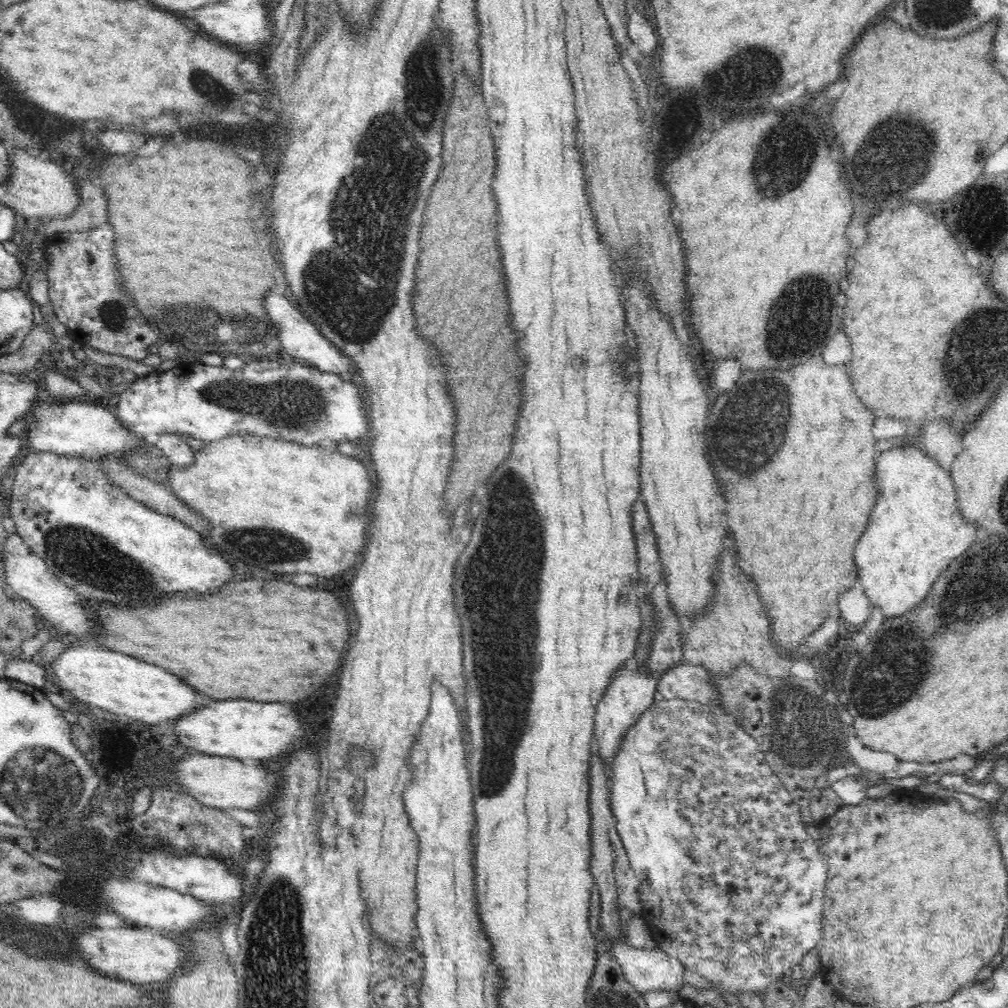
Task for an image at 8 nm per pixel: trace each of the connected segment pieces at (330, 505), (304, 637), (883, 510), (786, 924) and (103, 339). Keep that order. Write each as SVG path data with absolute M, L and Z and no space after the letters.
M238 433L206 442L203 449L194 452L192 464L187 467L171 464L166 487L211 526L206 544L214 544L224 554L228 552L268 572L308 572L332 578L362 560L375 486L366 463L354 460L354 456L319 446L304 448L302 444Z
M242 580L228 582L212 594L180 592L164 596L156 604L144 606L114 606L98 600L86 600L90 610L96 614L98 636L93 645L124 652L148 661L172 672L198 692L218 698L248 698L260 702L298 702L310 694L322 690L320 684L330 678L340 668L344 648L350 640L350 628L346 620L346 610L338 598L330 592L294 586L282 580Z
M905 442L894 450L882 452L878 462L875 461L875 472L878 498L870 514L868 528L856 546L854 560L858 566L860 582L872 607L882 609L884 617L888 619L910 612L926 598L926 592L930 592L940 572L946 570L952 560L962 556L974 544L976 526L960 516L956 487L949 471L933 458L930 460L923 447Z
M664 699L655 700L638 721L631 724L619 748L613 761L609 762L609 805L616 817L616 830L626 849L630 866L640 881L639 891L643 904L640 915L646 919L659 948L671 957L676 957L686 968L696 971L711 984L736 996L742 992L761 995L778 979L788 979L791 968L802 964L803 956L822 940L822 900L828 878L828 865L825 855L819 851L817 841L806 832L800 807L768 766L756 739L739 723L732 721L725 712L714 707L693 700Z
M102 226L98 230L86 232L62 232L54 235L43 235L46 240L43 254L47 256L47 281L49 284L49 299L53 312L69 330L69 336L82 346L95 348L106 354L116 354L141 361L149 355L147 348L158 343L162 332L156 326L150 325L141 314L121 284L121 276L116 268L114 248L114 230L110 226Z

